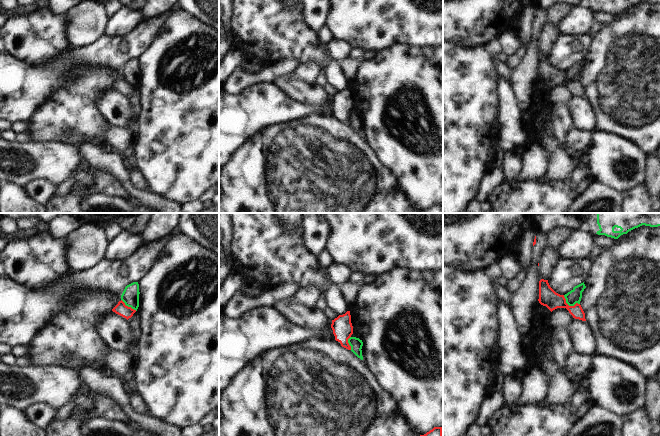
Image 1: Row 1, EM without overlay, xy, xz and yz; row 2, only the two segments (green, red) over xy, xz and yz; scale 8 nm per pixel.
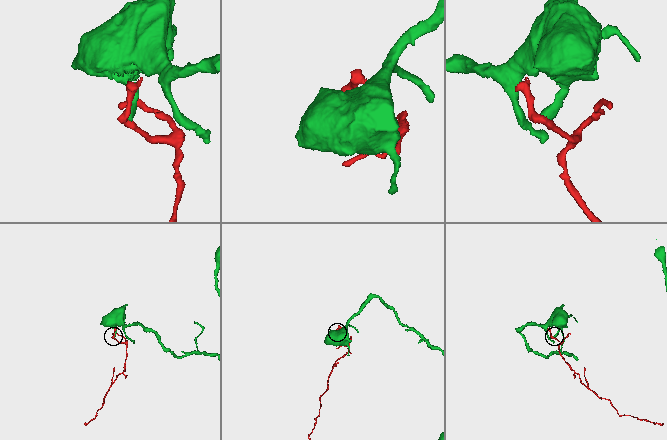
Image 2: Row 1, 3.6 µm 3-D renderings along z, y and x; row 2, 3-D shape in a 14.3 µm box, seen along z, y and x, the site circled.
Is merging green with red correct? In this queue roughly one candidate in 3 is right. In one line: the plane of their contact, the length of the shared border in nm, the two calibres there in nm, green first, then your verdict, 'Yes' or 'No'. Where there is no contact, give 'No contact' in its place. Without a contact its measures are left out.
Touches green in yz. Shared border 150 nm. Thickness 110 nm (green) against 150 nm. No.

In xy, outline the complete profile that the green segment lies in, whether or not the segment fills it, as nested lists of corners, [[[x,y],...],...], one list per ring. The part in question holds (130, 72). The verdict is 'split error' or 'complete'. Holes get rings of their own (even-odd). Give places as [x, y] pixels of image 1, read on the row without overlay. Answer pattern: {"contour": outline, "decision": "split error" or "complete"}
{"contour": [[[133,58],[125,63],[121,71],[121,76],[126,82],[137,87],[139,83],[139,70],[139,60],[138,58]]], "decision": "complete"}

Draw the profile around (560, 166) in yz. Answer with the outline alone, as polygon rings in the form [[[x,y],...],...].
[[[548,130],[543,138],[543,147],[546,148],[548,165],[546,172],[538,178],[540,184],[554,180],[565,180],[573,175],[575,162],[571,155],[560,147],[553,130]]]

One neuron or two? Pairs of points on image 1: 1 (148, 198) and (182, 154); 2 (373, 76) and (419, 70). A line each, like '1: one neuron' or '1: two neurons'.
1: two neurons
2: one neuron

